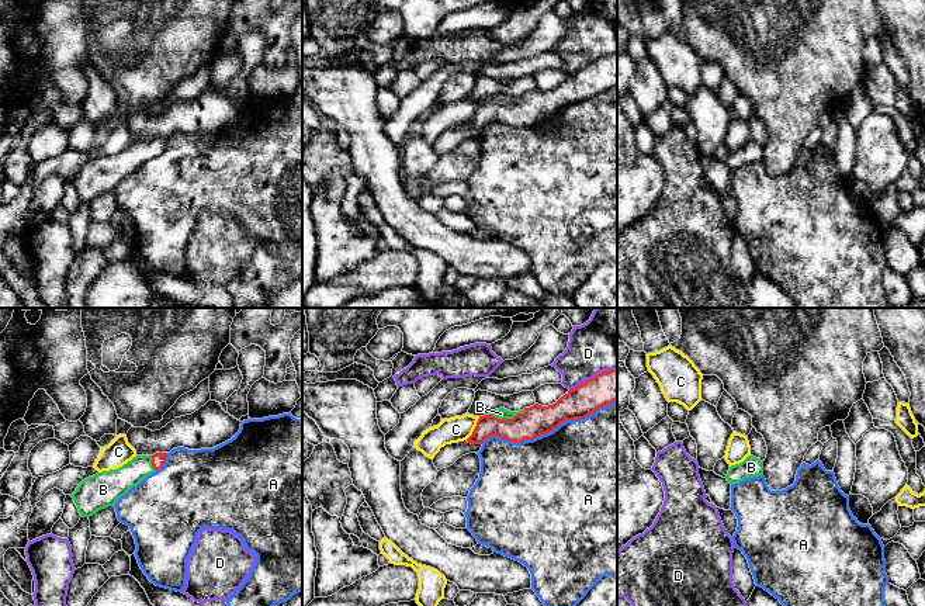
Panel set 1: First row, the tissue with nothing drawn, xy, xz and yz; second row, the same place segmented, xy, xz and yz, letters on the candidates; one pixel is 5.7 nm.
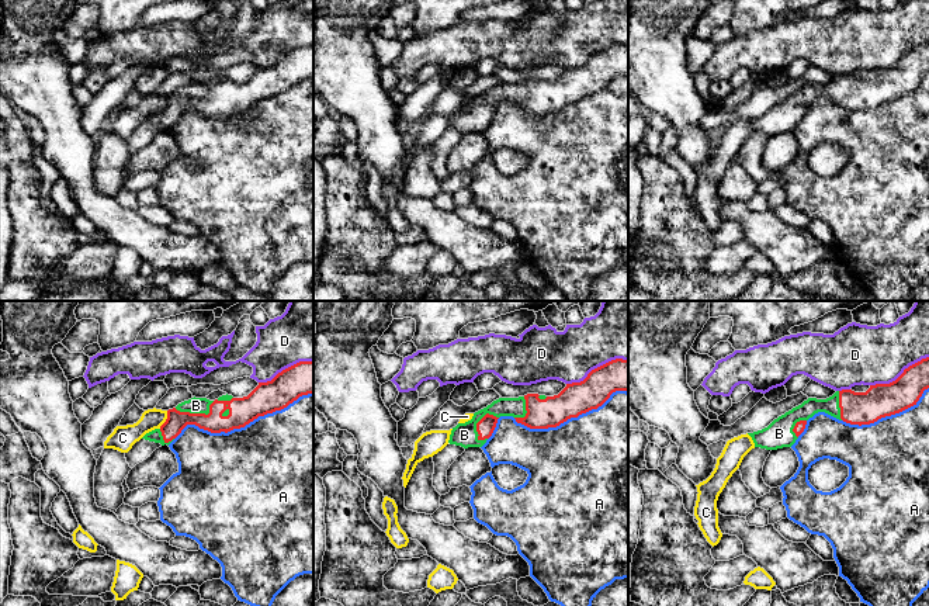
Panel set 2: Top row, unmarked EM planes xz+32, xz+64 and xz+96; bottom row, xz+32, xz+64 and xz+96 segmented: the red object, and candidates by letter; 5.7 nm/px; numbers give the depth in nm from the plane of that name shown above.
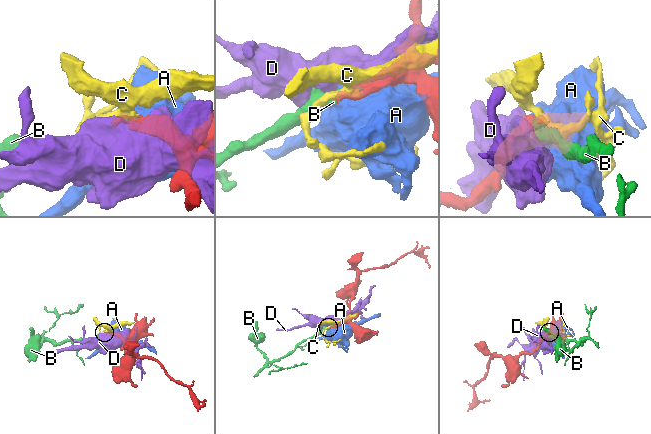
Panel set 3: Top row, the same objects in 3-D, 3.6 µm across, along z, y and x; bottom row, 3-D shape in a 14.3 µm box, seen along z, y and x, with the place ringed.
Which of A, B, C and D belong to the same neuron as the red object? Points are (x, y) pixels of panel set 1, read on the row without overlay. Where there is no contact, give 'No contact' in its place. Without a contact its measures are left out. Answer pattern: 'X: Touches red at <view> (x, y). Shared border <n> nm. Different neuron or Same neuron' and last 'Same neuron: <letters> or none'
A: Touches red at xz (548, 117). Shared border 800 nm. Different neuron
B: Touches red at xz (506, 104). Shared border 220 nm. Same neuron
C: Touches red at xz (475, 113). Shared border 160 nm. Different neuron
D: Touches red at xz (593, 62). Shared border 300 nm. Different neuron
Same neuron: B

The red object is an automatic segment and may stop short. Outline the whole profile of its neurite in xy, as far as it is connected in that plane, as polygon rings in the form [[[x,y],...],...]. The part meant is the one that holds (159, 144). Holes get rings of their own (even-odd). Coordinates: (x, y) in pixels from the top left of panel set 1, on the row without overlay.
[[[167,138],[136,141],[117,155],[97,157],[82,166],[70,180],[80,201],[90,202],[104,193],[114,191],[131,173],[160,155],[166,143]]]

